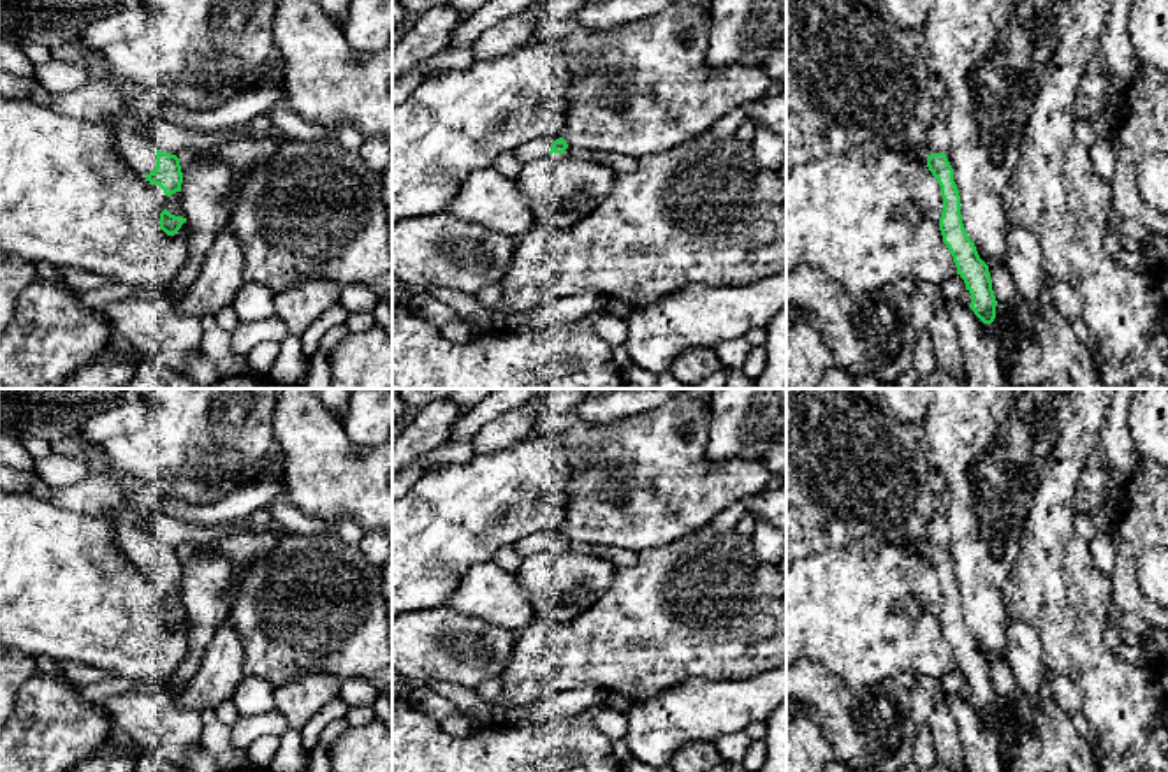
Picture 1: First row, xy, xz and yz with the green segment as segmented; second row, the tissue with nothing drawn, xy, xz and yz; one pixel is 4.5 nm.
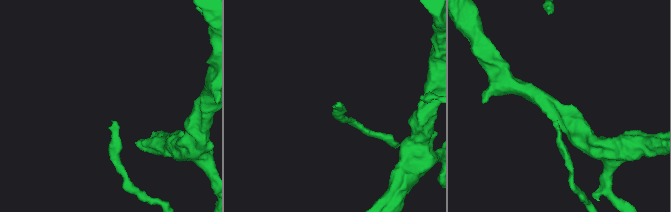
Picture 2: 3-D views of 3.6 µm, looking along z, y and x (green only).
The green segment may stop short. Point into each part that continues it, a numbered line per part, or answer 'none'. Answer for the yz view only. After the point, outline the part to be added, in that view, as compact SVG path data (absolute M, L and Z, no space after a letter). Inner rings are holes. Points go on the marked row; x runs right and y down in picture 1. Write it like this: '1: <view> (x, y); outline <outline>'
1: yz (938, 139); outline M934 118L932 123L927 127L927 141L931 153L945 153L948 151L948 132L945 121Z

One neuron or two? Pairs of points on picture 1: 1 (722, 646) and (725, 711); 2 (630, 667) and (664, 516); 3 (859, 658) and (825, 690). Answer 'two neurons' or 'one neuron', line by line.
1: two neurons
2: two neurons
3: two neurons

